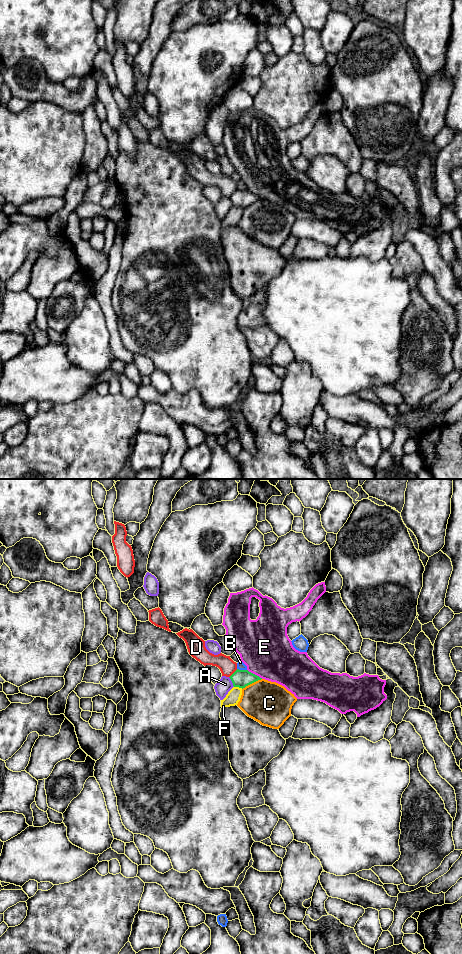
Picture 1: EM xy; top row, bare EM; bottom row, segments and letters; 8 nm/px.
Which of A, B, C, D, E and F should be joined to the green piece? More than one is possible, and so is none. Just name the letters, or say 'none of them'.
none of them

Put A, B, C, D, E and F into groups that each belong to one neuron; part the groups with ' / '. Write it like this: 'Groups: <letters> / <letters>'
Groups: A / B / C / D F / E

